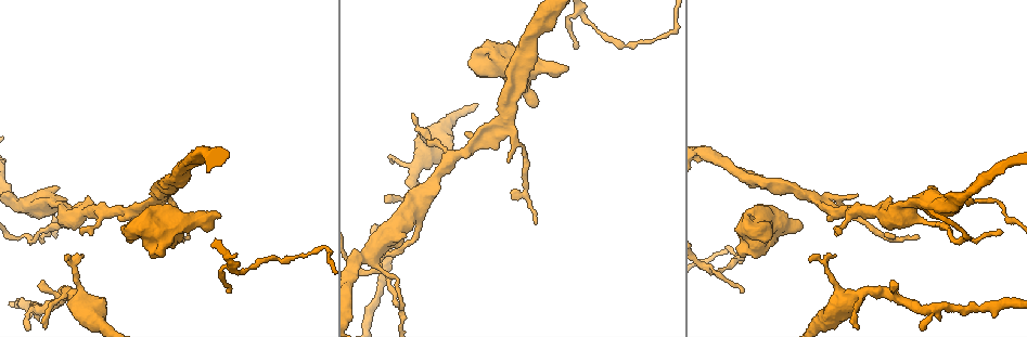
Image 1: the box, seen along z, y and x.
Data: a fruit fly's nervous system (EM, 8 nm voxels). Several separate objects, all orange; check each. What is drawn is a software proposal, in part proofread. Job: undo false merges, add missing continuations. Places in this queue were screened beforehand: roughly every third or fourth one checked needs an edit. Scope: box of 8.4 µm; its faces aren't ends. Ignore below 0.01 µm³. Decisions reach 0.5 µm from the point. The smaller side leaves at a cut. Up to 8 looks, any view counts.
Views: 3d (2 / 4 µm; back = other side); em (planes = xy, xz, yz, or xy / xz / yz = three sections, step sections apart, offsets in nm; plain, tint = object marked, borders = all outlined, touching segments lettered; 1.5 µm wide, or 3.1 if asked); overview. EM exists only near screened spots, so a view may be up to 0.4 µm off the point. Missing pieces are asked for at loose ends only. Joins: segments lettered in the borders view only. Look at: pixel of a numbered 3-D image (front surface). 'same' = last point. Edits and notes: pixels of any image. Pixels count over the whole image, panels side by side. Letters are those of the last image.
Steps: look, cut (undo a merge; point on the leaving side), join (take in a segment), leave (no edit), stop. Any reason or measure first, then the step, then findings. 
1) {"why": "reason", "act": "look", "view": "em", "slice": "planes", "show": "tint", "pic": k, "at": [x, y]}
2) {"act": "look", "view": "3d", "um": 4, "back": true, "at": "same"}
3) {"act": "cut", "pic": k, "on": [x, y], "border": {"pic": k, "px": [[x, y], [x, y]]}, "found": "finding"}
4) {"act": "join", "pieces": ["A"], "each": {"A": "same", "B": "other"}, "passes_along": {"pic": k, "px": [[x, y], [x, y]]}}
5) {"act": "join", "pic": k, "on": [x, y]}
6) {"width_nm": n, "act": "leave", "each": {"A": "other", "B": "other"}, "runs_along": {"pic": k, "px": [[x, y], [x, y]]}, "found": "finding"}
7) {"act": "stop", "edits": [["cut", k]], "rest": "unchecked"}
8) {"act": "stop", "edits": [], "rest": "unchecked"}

{"why": "branch stops here", "act": "look", "view": "3d", "um": 2, "pic": 1, "at": [219, 216]}

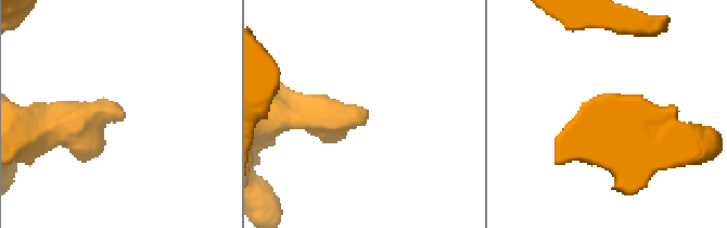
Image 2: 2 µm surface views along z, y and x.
{"why": "need the tissue", "act": "look", "view": "em", "slice": "planes", "show": "borders", "pic": 2, "at": [362, 113]}

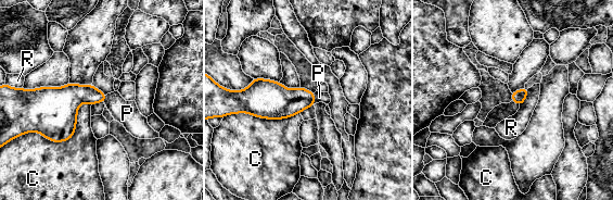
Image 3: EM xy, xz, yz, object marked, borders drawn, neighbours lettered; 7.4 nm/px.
{"act": "join", "pic": 3, "on": [319, 97], "each": {"C": "other", "P": "same", "R": "other"}, "passes_along": {"pic": 3, "px": [[281, 102], [314, 98], [319, 97]]}, "found": "the neuron continues"}

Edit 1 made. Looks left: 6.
{"why": "an open end", "act": "look", "view": "3d", "um": 4, "pic": 1, "at": [231, 291]}

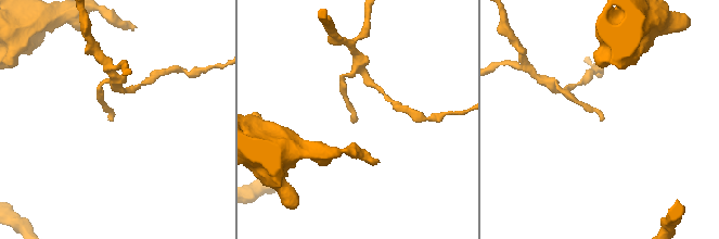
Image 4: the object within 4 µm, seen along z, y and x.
{"why": "shape alone is not enough", "act": "look", "view": "em", "slice": "planes", "show": "borders", "pic": 4, "at": [355, 119]}

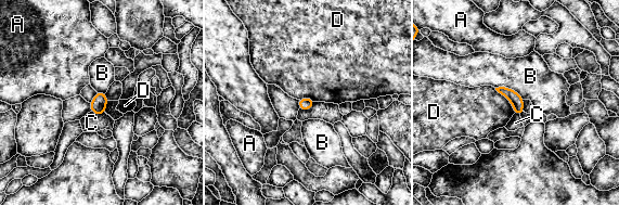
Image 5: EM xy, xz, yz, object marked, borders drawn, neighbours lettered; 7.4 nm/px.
{"act": "leave", "each": {"A": "other", "B": "other", "C": "other", "D": "other"}, "border": {"pic": 5, "px": [[494, 88], [510, 102], [514, 113]]}, "found": "none of them fits"}

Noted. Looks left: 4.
{"why": "free end", "act": "look", "view": "3d", "um": 2, "pic": 1, "at": [80, 258]}

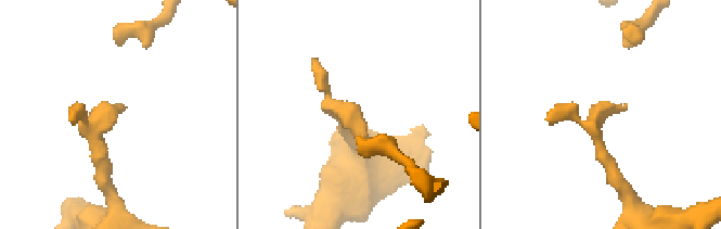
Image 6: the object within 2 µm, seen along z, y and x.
{"why": "now the EM", "act": "look", "view": "em", "slice": "planes", "show": "plain", "pic": 6, "at": [123, 108]}

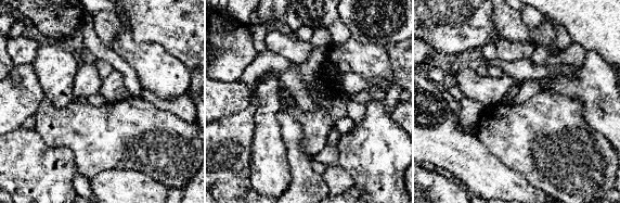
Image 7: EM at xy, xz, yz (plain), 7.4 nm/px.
{"why": "see the neighbours", "act": "look", "view": "em", "slice": "planes", "show": "borders", "at": "same"}

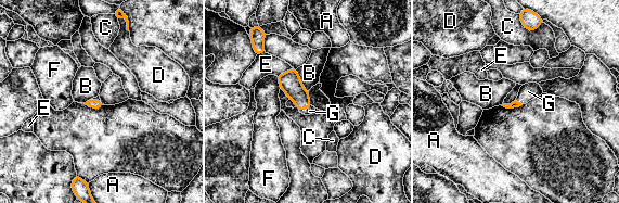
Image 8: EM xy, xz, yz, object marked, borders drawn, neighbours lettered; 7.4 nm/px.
{"act": "join", "pic": 8, "on": [309, 111], "each": {"A": "other", "B": "other", "C": "other", "D": "other", "E": "other", "F": "other", "G": "same"}, "passes_along": {"pic": 8, "px": [[289, 83], [305, 109], [309, 111]]}, "found": "the neuron continues"}

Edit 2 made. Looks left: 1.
{"act": "stop", "edits": [["join", 3], ["join", 8]], "rest": "unchecked"}

